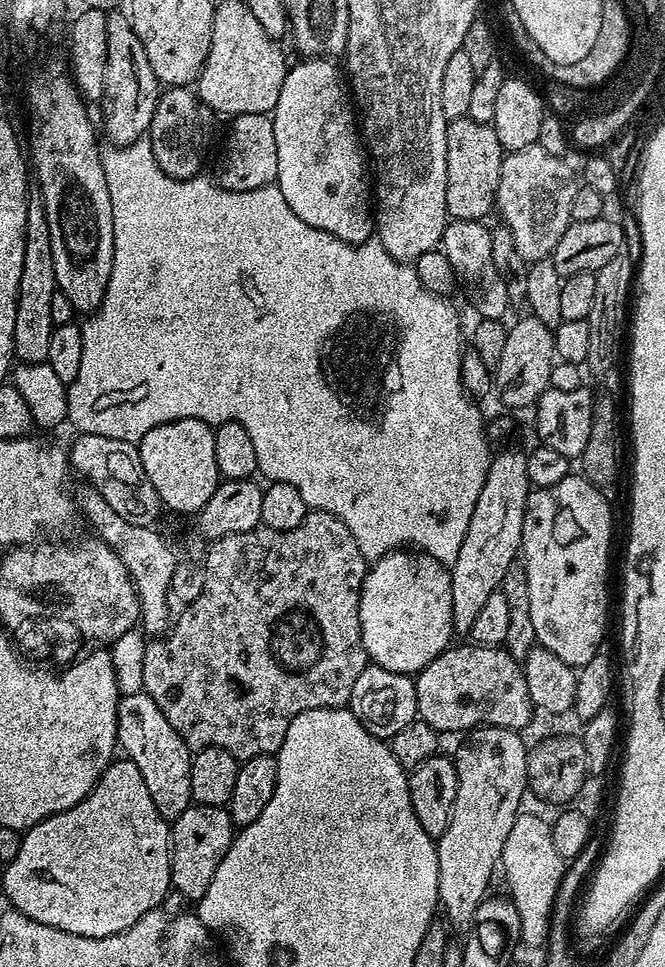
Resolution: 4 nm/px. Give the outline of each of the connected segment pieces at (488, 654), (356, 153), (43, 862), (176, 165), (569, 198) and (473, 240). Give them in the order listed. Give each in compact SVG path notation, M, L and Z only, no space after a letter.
M466 642L450 646L434 662L427 664L421 672L415 673L416 707L419 719L425 720L438 734L444 732L462 732L468 734L481 725L492 725L515 730L523 730L534 719L534 707L532 704L532 689L529 677L522 669L521 661L512 657L503 646L492 647L490 645Z
M328 58L299 62L289 67L282 94L270 113L278 158L275 183L304 222L347 244L365 244L374 236L370 164L345 77Z
M127 758L113 759L108 769L98 778L98 782L88 792L88 797L78 802L70 810L48 816L34 827L23 833L20 841L20 849L14 859L7 861L4 872L4 892L8 895L7 903L18 909L22 914L34 918L36 922L42 922L46 926L54 926L58 930L66 930L75 936L82 938L106 938L110 934L118 934L138 918L142 918L147 912L157 911L160 904L167 898L172 888L172 850L170 847L170 824L158 814L158 806L154 806L154 798L150 798L150 790L146 790L146 782L142 779L142 770L134 766L134 762Z
M168 86L159 93L159 100L153 114L152 126L150 129L150 139L154 158L158 158L158 166L170 178L175 180L189 180L192 177L199 177L204 164L204 155L208 152L208 143L212 140L212 127L218 120L217 113L212 111L210 106L206 106L200 101L199 95L188 86Z
M539 142L503 157L494 208L497 213L500 211L499 219L509 228L524 261L549 259L558 246L558 238L566 234L573 221L570 205L574 203L578 176L566 161L550 154Z
M449 219L448 224L444 227L440 248L445 258L448 259L453 274L460 279L460 284L464 287L469 302L476 307L475 315L486 320L503 321L510 307L510 301L506 282L499 276L494 266L489 225L479 220Z

